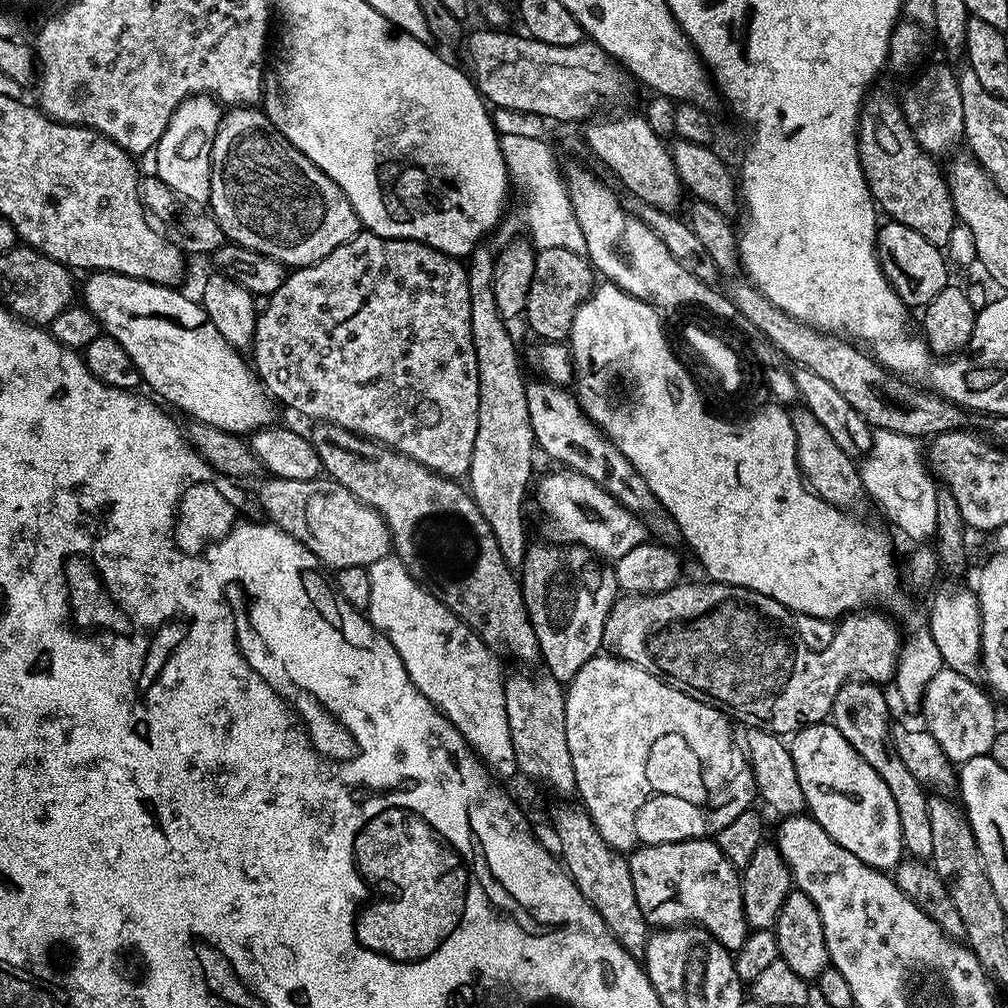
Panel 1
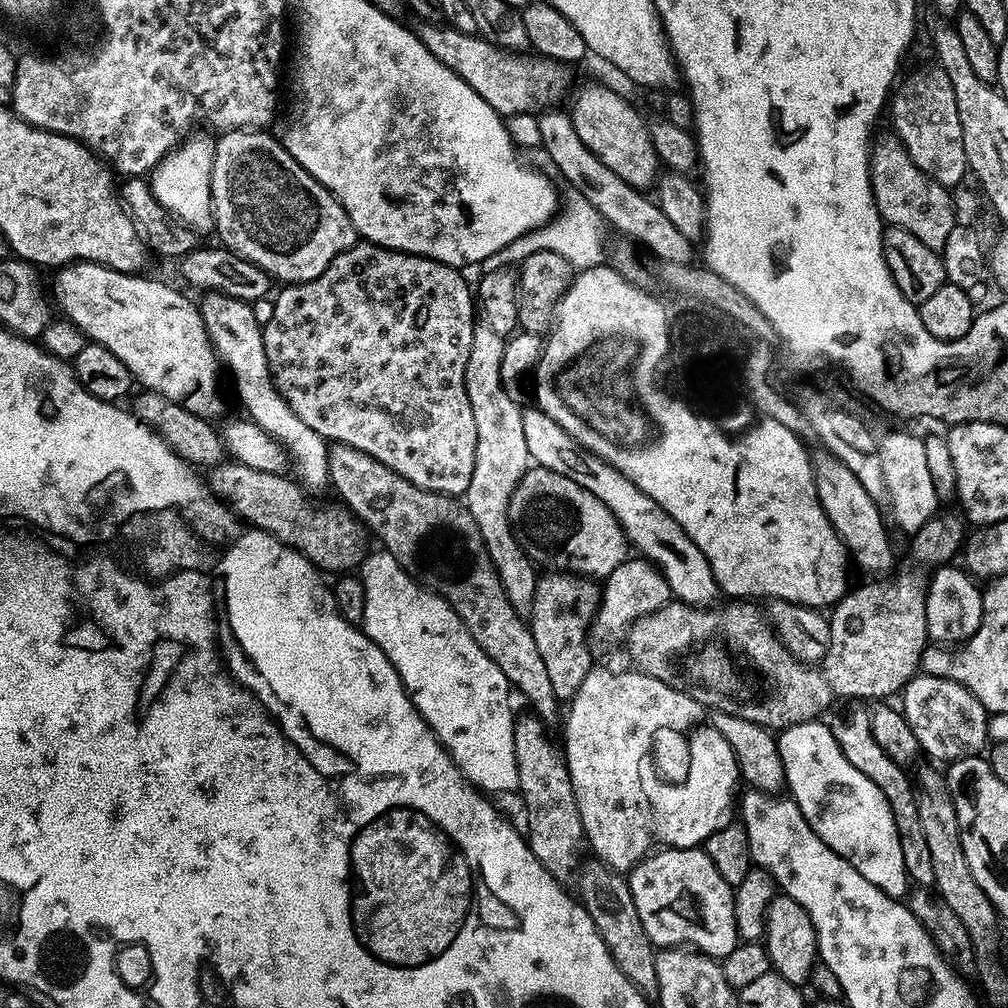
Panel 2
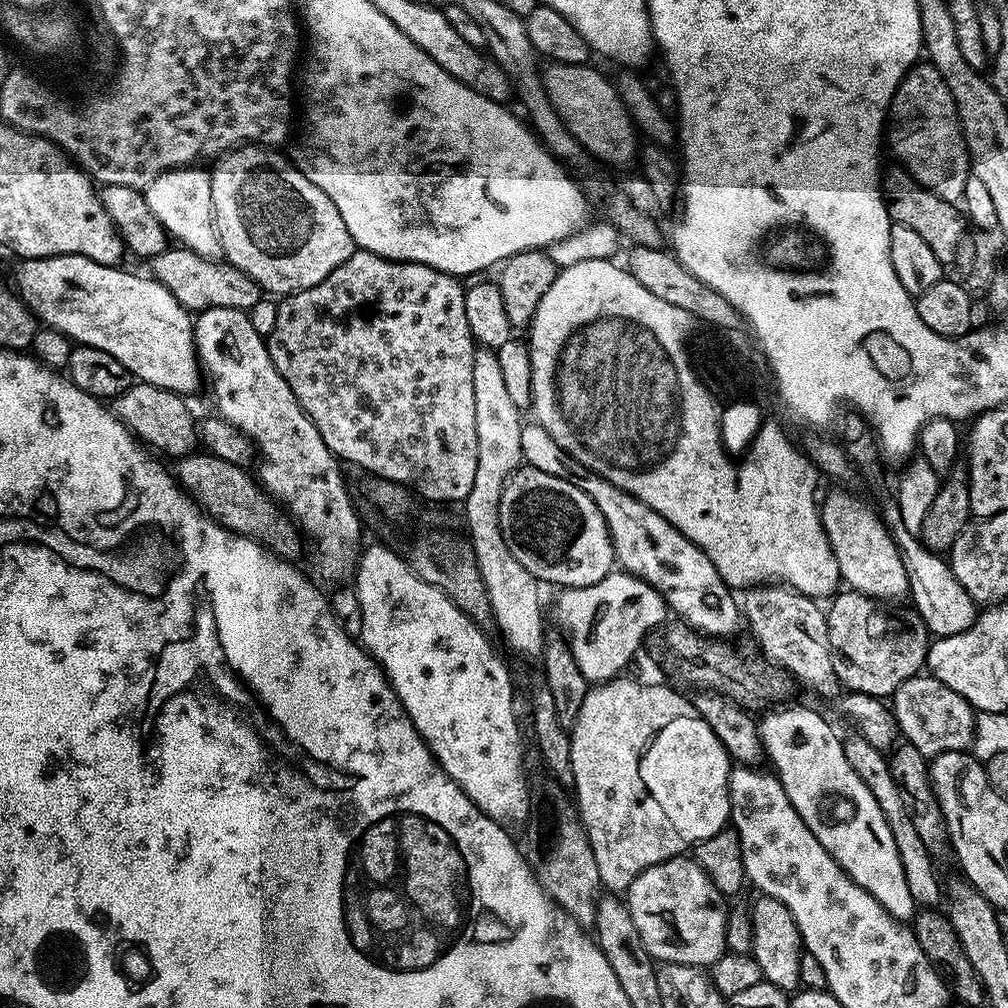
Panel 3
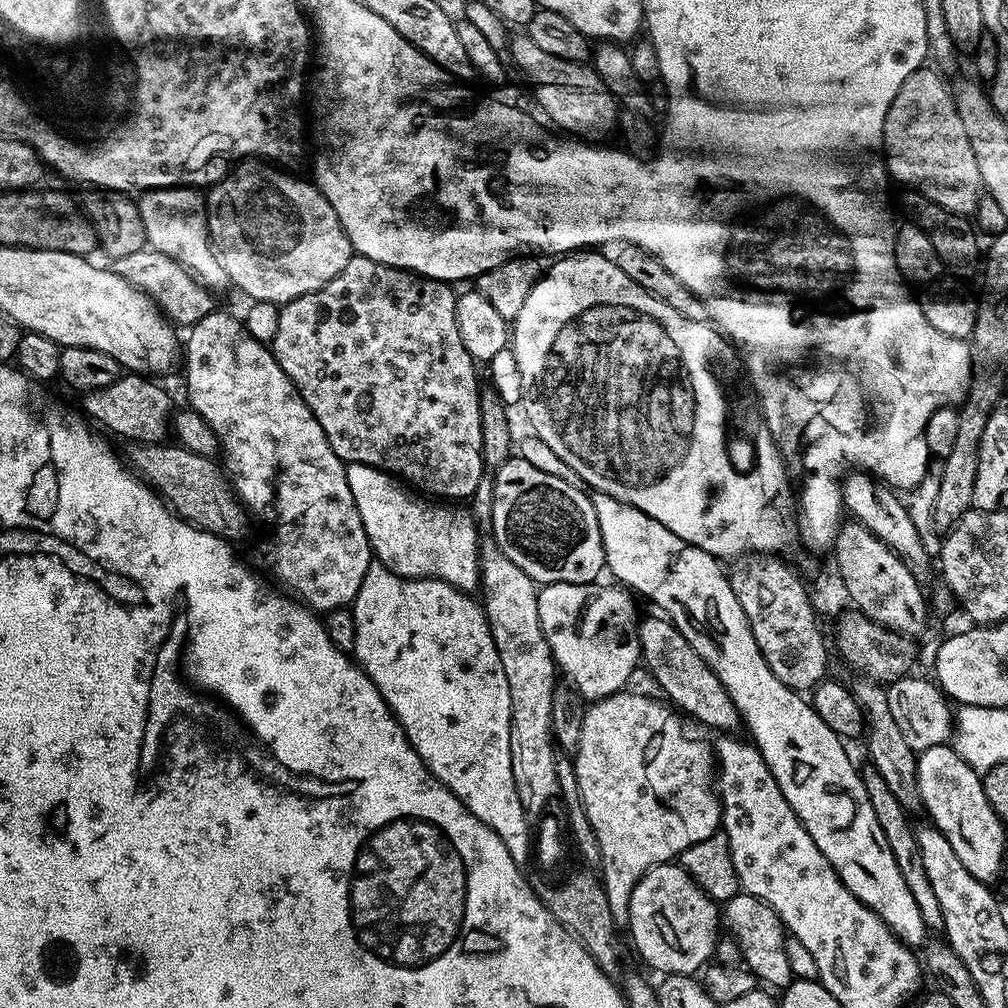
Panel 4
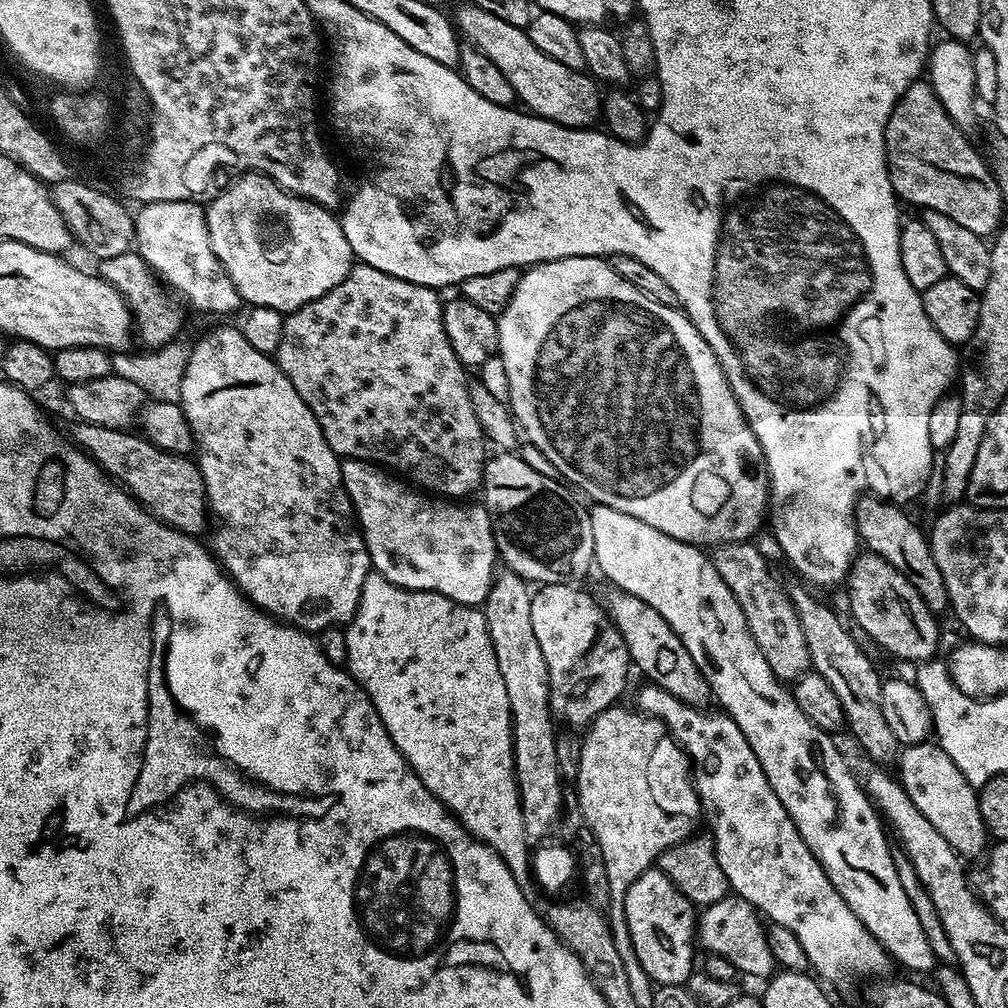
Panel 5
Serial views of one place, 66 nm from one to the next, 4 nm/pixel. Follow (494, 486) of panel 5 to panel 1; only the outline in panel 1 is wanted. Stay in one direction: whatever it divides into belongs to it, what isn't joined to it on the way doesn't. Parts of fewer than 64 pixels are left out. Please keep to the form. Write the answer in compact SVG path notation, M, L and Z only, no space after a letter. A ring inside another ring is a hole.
M556 470L535 483L532 499L540 510L540 532L547 543L584 547L601 559L615 562L647 541L647 525L586 475Z

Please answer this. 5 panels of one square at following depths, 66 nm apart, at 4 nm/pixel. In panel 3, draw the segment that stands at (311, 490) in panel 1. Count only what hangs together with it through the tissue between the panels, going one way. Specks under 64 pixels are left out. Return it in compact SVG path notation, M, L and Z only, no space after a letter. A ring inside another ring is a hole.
M193 454L175 461L174 475L177 484L196 501L202 512L208 513L217 524L257 540L277 556L294 558L300 548L301 533L297 525L282 511L281 505L271 499L259 483L247 476L239 464L231 464L217 456Z

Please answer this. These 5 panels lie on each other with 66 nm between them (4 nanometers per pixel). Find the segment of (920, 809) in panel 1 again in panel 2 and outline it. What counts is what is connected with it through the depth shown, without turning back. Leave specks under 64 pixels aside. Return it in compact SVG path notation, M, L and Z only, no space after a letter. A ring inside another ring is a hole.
M849 699L840 709L838 708L831 713L833 716L832 720L830 719L834 738L838 742L842 754L846 754L846 762L850 762L850 766L854 766L854 770L862 770L862 774L866 774L866 778L870 778L870 782L874 782L874 786L878 786L878 790L882 790L882 794L894 814L898 842L902 842L902 862L908 871L909 881L916 886L935 885L934 861L930 859L926 834L922 834L922 822L918 822L918 806L913 781L904 773L907 771L901 765L895 764L886 754L886 750L882 750L882 746L878 746L878 738L874 738L872 733L872 713L859 699Z

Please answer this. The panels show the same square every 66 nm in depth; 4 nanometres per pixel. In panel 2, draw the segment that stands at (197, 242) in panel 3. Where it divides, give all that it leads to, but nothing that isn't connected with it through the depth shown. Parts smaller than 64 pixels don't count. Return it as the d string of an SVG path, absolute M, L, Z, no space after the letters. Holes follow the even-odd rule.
M196 130L184 137L172 151L167 152L150 173L150 187L154 198L165 213L177 216L196 232L213 227L212 218L212 167L216 153L216 140L208 130Z

